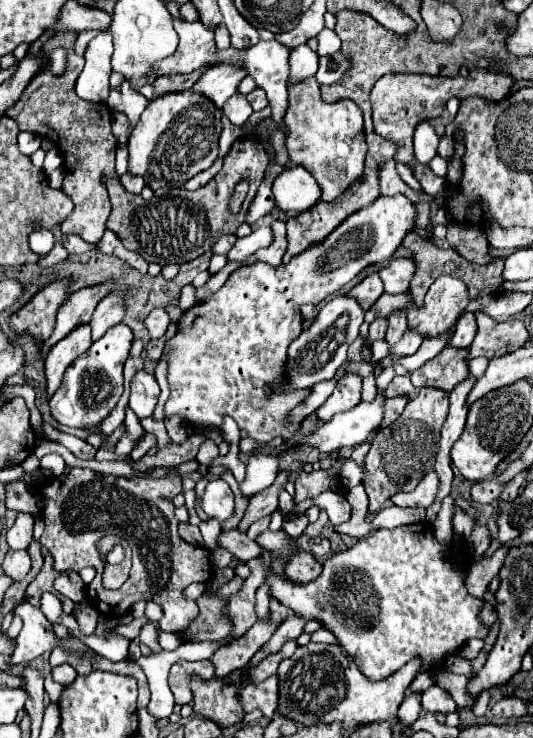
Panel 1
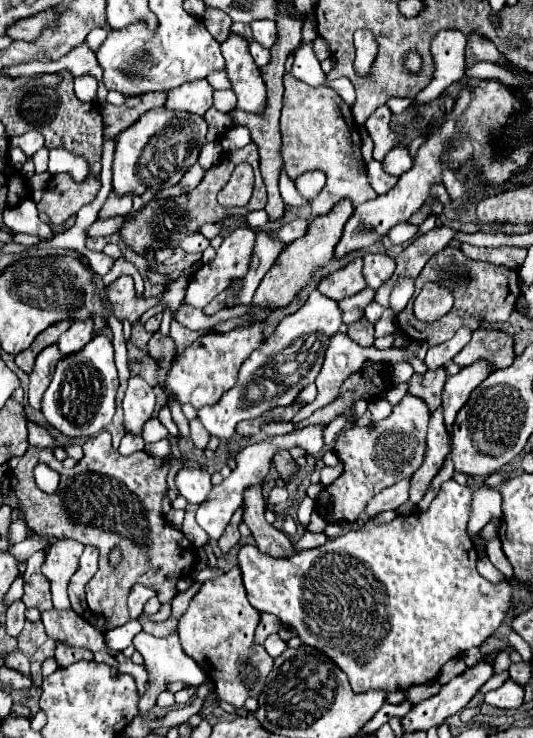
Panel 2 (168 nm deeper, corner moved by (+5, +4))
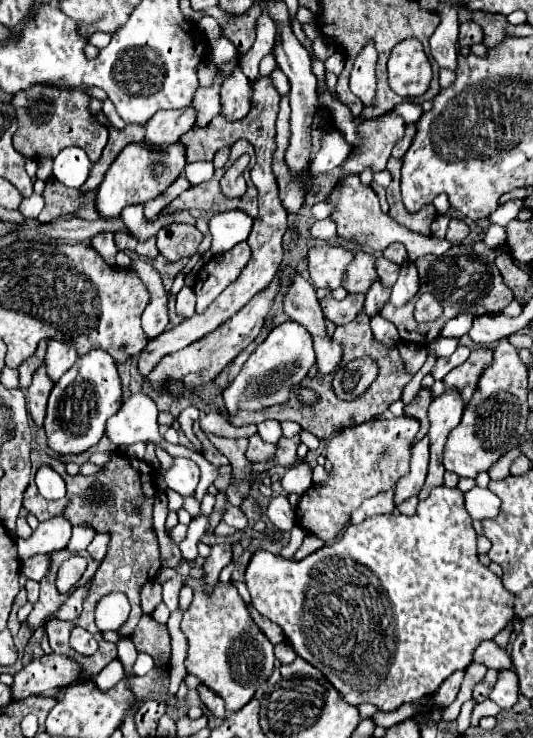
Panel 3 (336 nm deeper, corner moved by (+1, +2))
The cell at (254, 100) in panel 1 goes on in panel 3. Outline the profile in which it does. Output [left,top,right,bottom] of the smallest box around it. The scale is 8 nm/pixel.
[220,67,252,119]

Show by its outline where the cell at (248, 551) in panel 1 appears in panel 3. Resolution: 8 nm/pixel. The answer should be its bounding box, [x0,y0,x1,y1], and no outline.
[244,487,514,711]

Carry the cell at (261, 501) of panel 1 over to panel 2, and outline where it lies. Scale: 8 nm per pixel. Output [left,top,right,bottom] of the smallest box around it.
[218,509,242,555]

